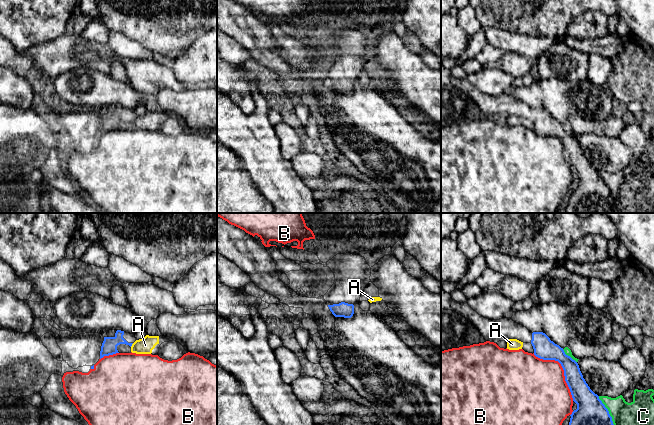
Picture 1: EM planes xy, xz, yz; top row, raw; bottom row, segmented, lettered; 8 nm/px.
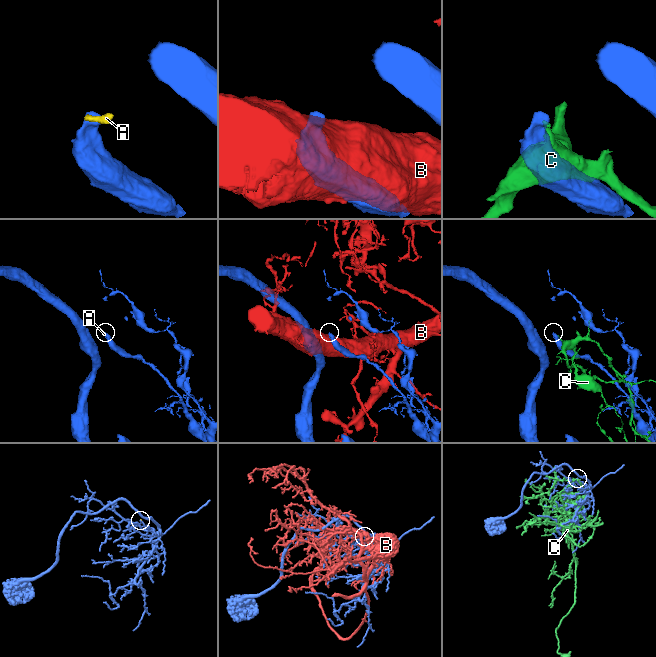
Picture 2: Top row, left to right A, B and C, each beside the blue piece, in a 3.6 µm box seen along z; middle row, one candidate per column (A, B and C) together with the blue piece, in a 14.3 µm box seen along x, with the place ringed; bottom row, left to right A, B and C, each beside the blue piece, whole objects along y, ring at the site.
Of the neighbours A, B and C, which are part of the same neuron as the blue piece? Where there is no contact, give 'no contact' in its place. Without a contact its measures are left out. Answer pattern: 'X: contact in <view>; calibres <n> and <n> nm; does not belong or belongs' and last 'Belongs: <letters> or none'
A: contact in xy; calibres 130 and 130 nm; does not belong
B: contact in yz; calibres 170 and 440 nm; does not belong
C: contact in yz; calibres 220 and 200 nm; does not belong
Belongs: none

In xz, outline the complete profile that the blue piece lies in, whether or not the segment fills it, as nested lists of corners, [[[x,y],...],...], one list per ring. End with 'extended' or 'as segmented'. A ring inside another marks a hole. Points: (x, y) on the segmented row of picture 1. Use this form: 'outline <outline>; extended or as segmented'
outline [[[356,253],[337,254],[326,263],[335,275],[335,282],[324,300],[335,317],[351,318],[354,305],[360,302],[366,285],[371,282],[371,268]]]; extended

